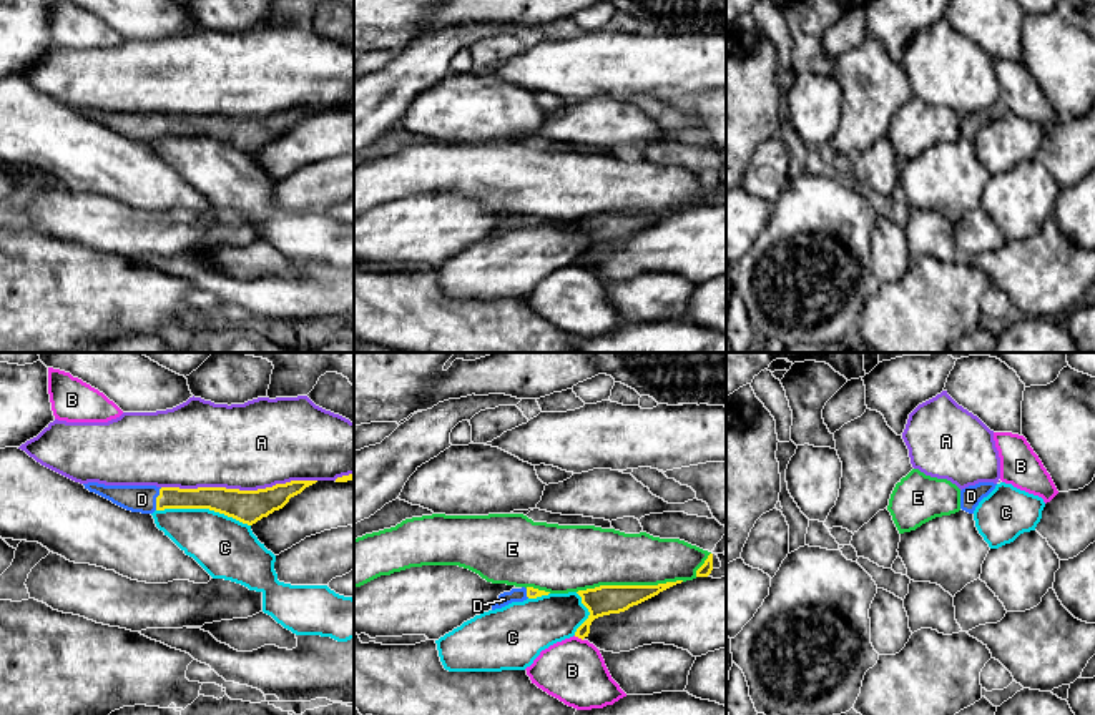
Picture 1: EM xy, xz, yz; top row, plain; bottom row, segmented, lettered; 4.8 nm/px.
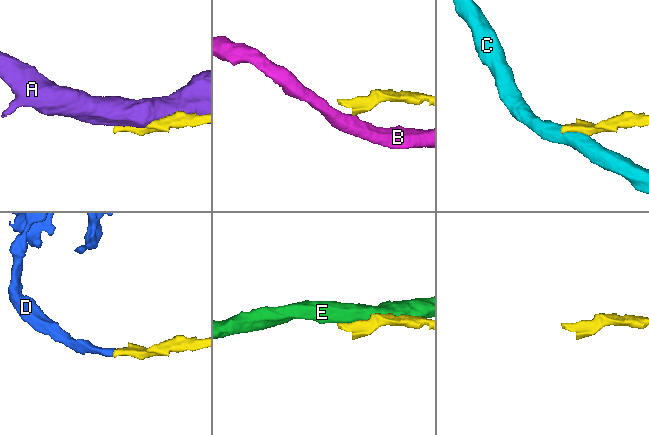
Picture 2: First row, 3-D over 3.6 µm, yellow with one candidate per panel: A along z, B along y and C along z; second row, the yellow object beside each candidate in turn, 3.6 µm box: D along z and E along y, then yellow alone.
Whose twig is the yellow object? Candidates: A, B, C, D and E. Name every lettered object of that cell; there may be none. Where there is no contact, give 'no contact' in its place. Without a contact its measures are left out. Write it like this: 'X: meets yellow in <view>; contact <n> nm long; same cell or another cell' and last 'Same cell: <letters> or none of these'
A: meets yellow in xy; contact 750 nm long; another cell
B: meets yellow in xz; contact 50 nm long; another cell
C: meets yellow in xy; contact 460 nm long; another cell
D: meets yellow in xy; contact 120 nm long; same cell
E: meets yellow in xz; contact 500 nm long; another cell
Same cell: D

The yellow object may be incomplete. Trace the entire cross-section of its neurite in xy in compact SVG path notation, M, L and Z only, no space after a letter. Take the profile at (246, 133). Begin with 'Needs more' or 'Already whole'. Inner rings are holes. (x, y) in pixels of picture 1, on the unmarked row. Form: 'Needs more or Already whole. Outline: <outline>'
Needs more. Outline: M291 108L258 118L239 118L226 115L156 115L156 113L105 113L98 110L83 111L113 131L141 141L164 136L209 136L243 151L253 153L274 138L282 136L291 125L301 121L317 108Z

